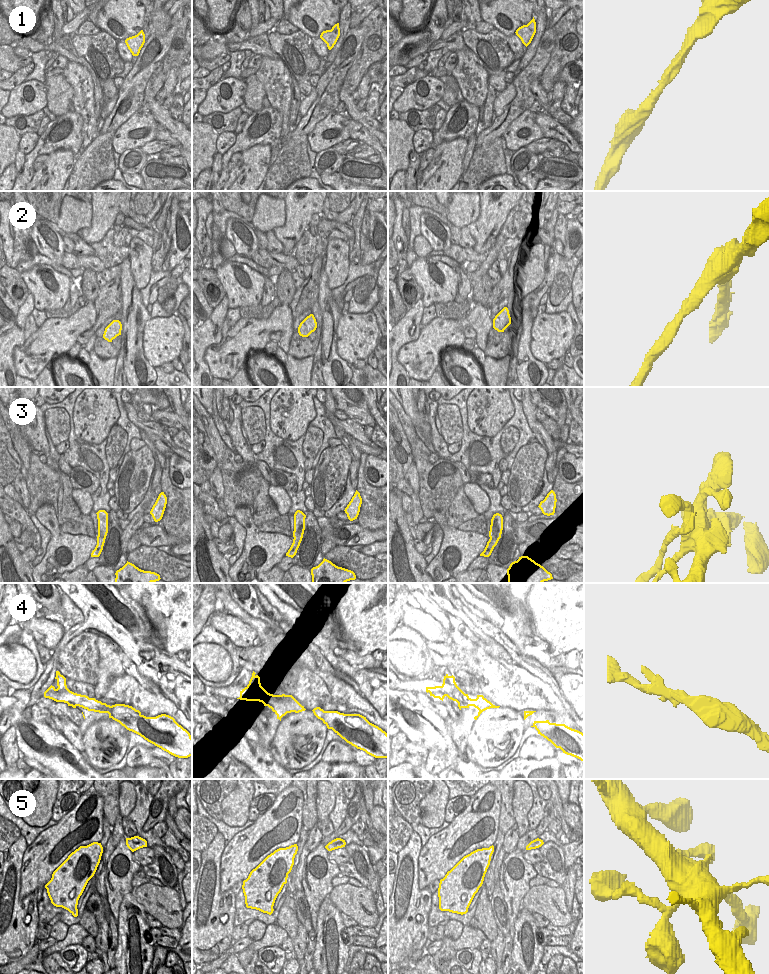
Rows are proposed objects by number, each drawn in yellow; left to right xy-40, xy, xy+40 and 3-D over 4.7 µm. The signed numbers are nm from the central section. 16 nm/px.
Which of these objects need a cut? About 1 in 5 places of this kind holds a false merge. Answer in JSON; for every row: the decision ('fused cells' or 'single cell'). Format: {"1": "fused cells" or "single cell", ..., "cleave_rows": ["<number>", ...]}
{"1": "single cell", "2": "single cell", "3": "single cell", "4": "fused cells", "5": "single cell", "cleave_rows": ["4"]}

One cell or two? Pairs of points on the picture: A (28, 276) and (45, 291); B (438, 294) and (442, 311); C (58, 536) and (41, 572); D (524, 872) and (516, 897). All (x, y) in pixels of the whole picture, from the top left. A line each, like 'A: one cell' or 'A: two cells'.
A: one cell
B: two cells
C: one cell
D: one cell

